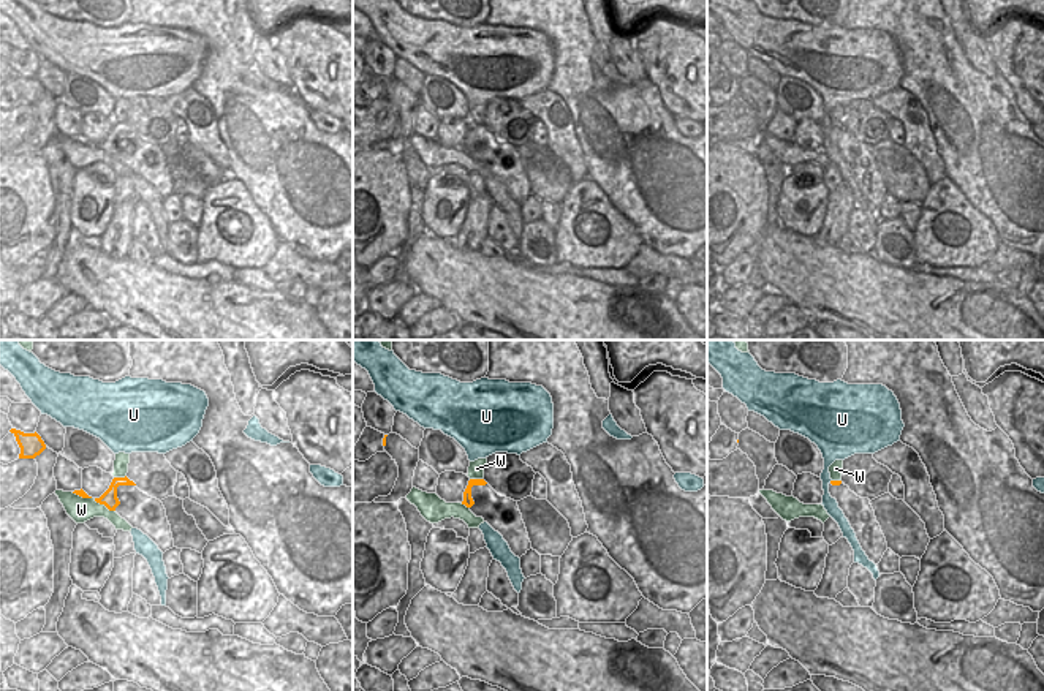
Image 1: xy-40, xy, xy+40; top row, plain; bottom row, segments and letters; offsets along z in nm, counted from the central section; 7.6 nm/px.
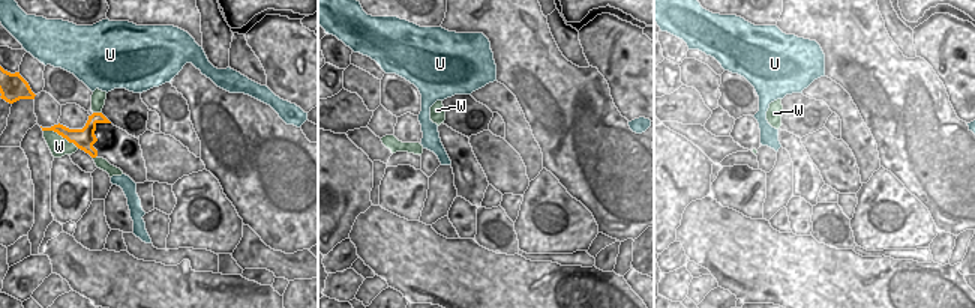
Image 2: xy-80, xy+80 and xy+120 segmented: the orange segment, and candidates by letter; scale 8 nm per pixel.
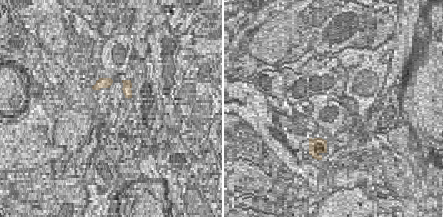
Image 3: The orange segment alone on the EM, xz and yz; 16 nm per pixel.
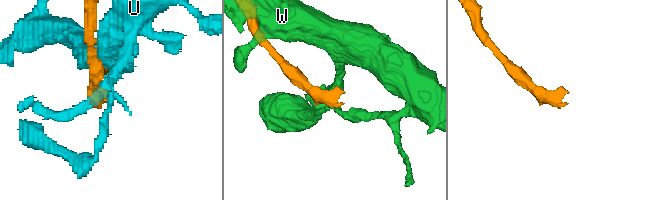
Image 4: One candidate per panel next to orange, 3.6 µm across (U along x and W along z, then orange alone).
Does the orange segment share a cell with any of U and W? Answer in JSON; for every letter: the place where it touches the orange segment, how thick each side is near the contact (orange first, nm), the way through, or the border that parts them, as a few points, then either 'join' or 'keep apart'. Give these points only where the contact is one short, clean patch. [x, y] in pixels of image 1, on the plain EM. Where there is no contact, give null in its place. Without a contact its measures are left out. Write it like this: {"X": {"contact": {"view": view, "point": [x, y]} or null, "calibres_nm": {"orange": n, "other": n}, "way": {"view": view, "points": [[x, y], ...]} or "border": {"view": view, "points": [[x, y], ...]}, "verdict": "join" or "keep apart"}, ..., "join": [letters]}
{"U": {"contact": null, "verdict": "keep apart"}, "W": {"contact": {"view": "xy-40", "point": [105, 151]}, "calibres_nm": {"orange": 120, "other": 190}, "verdict": "keep apart"}, "join": []}

